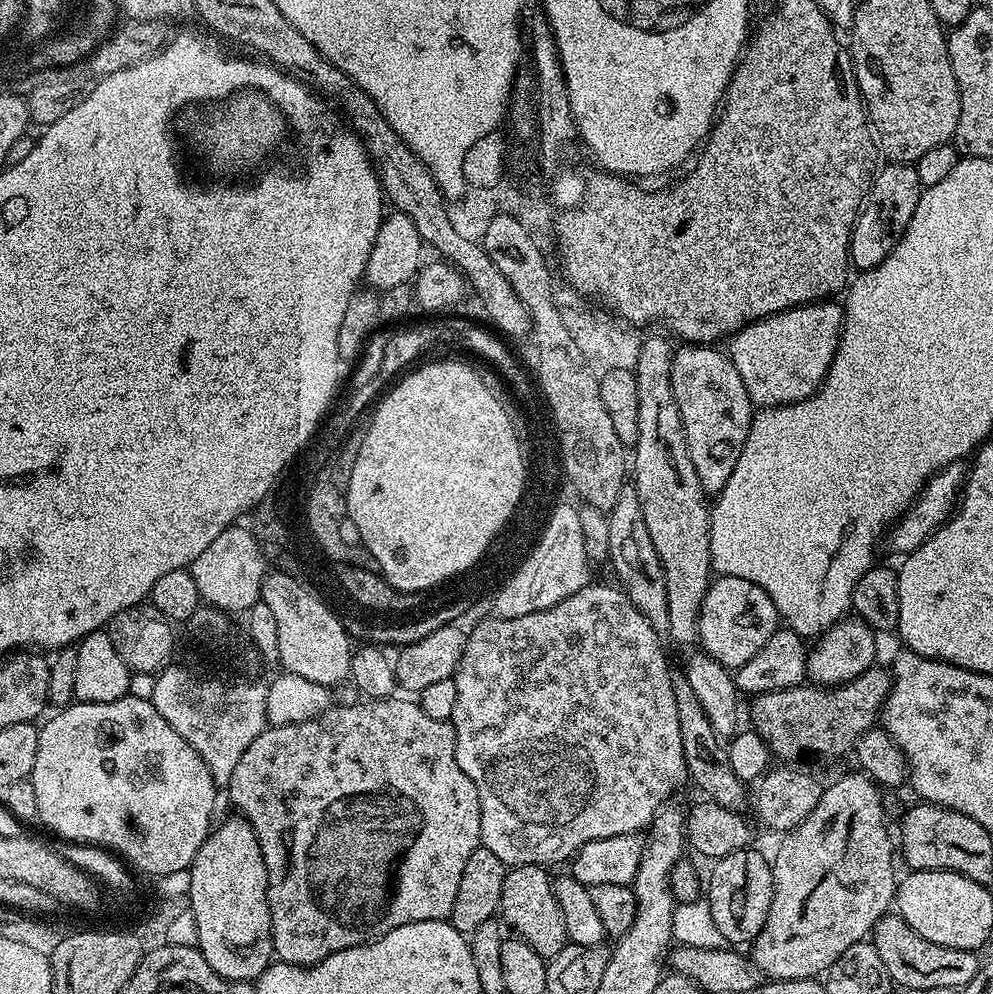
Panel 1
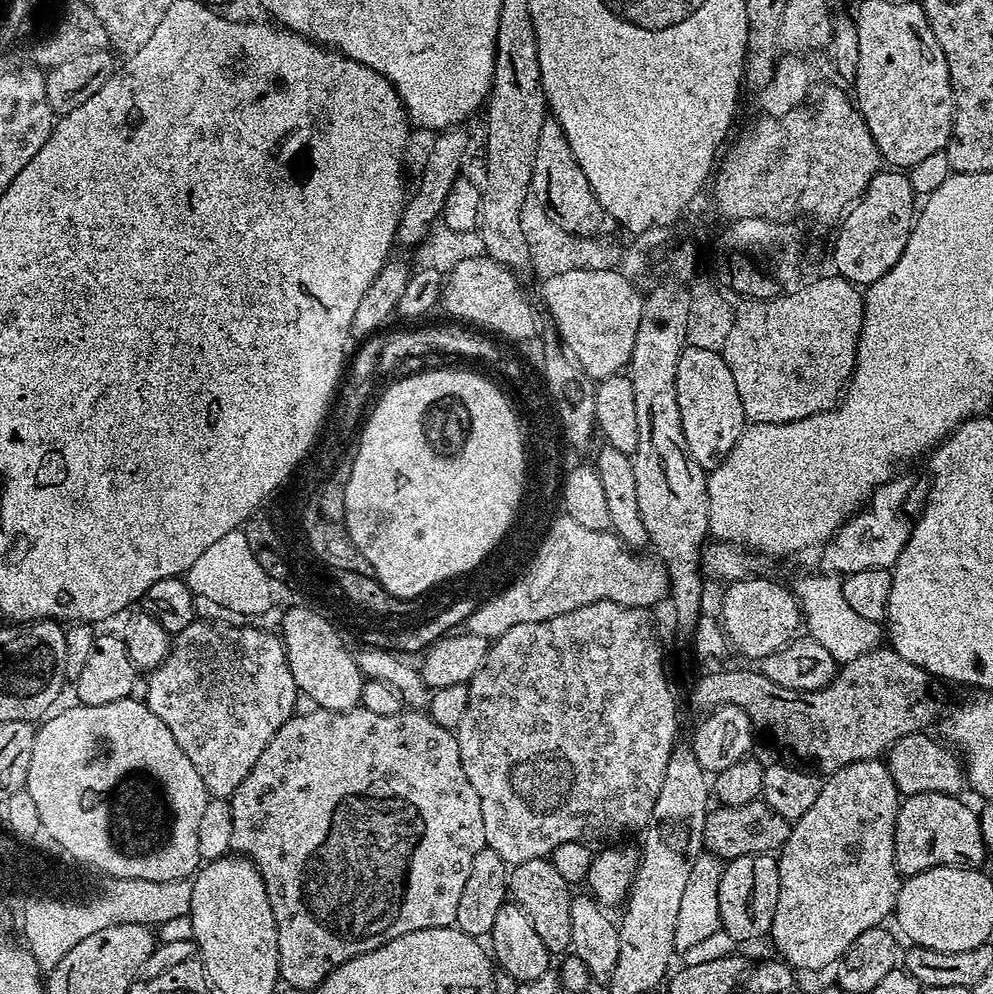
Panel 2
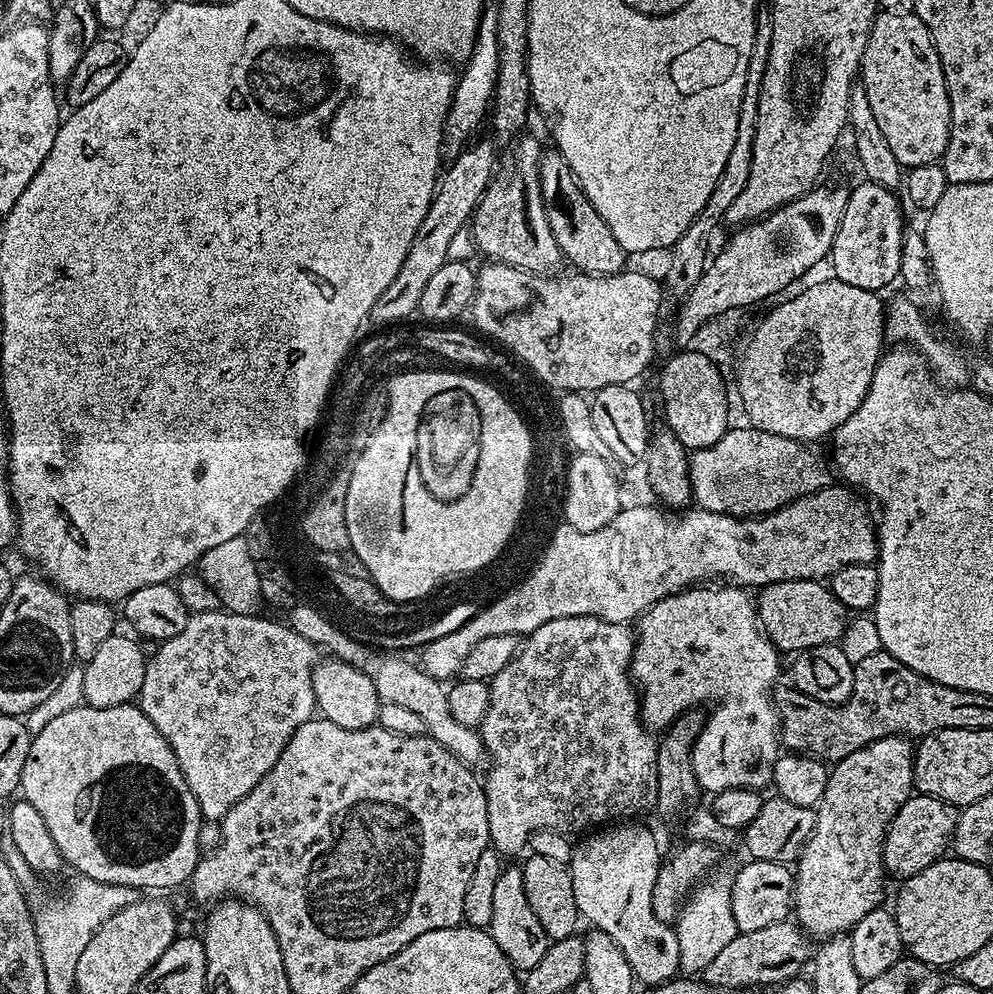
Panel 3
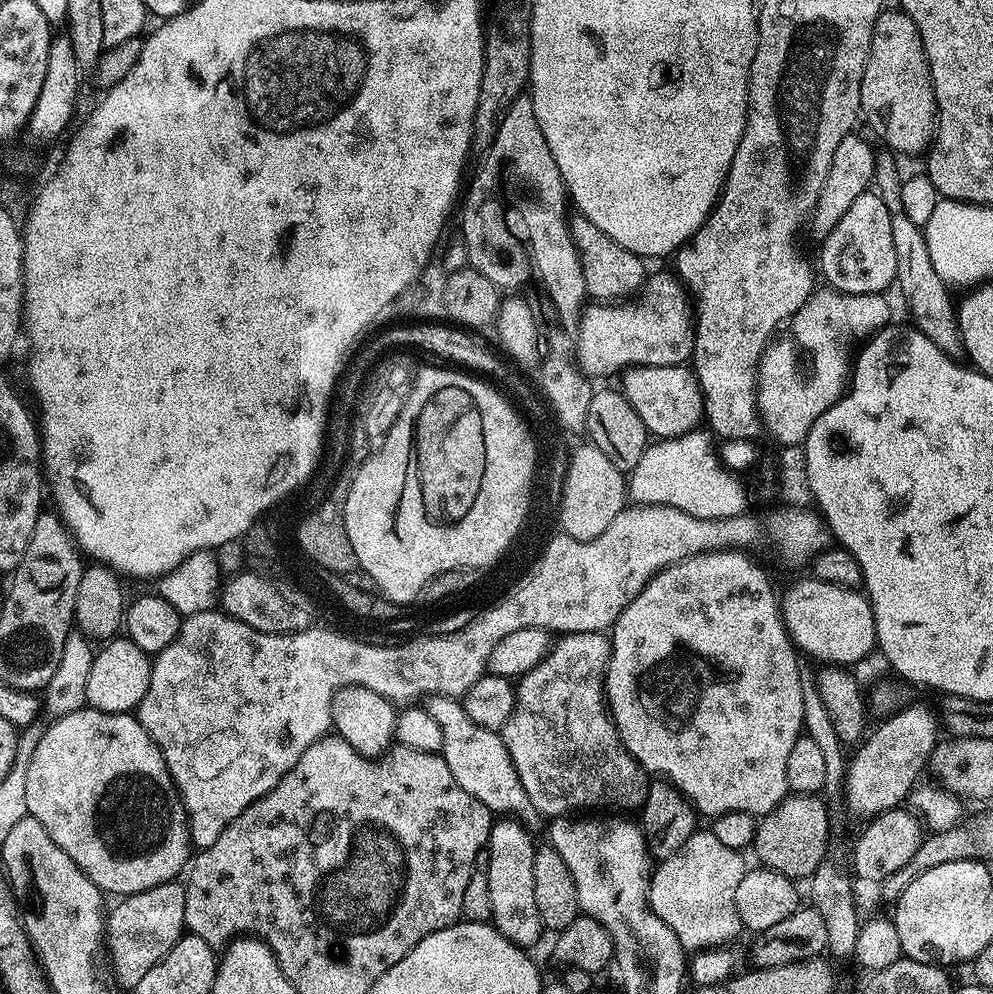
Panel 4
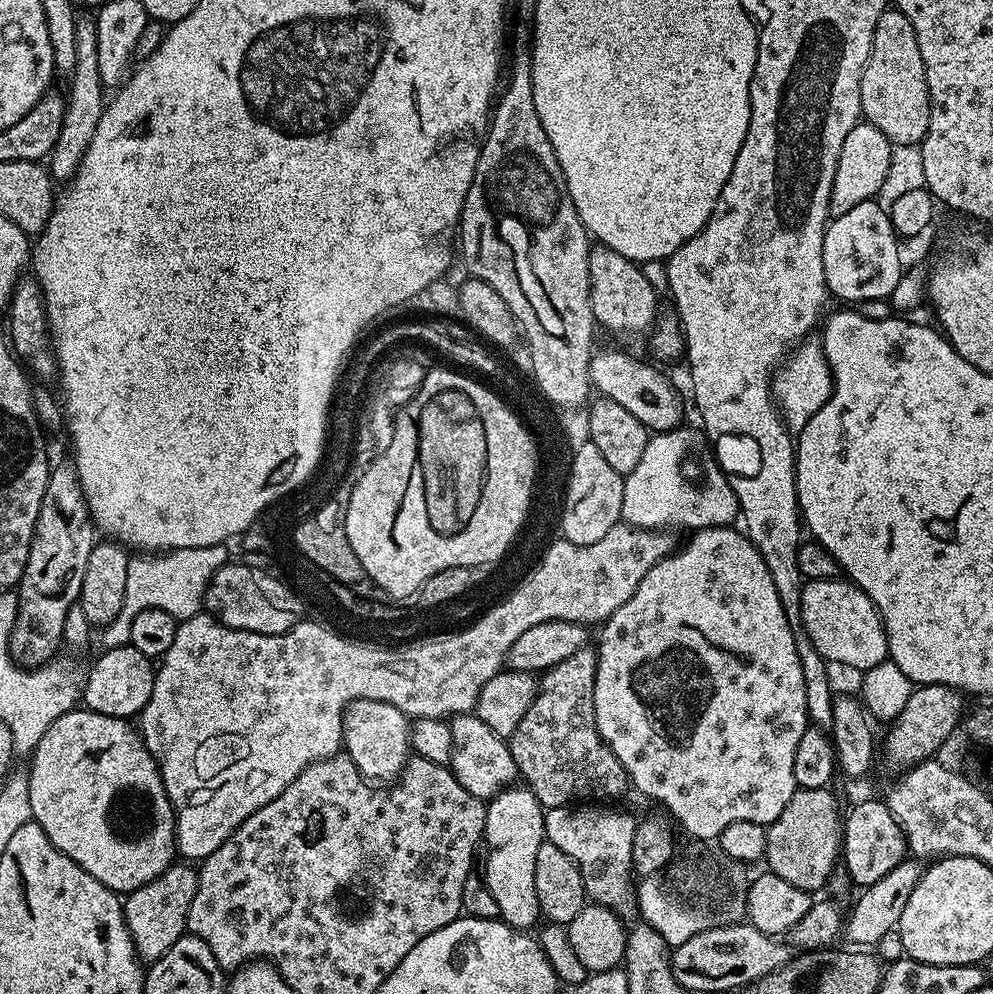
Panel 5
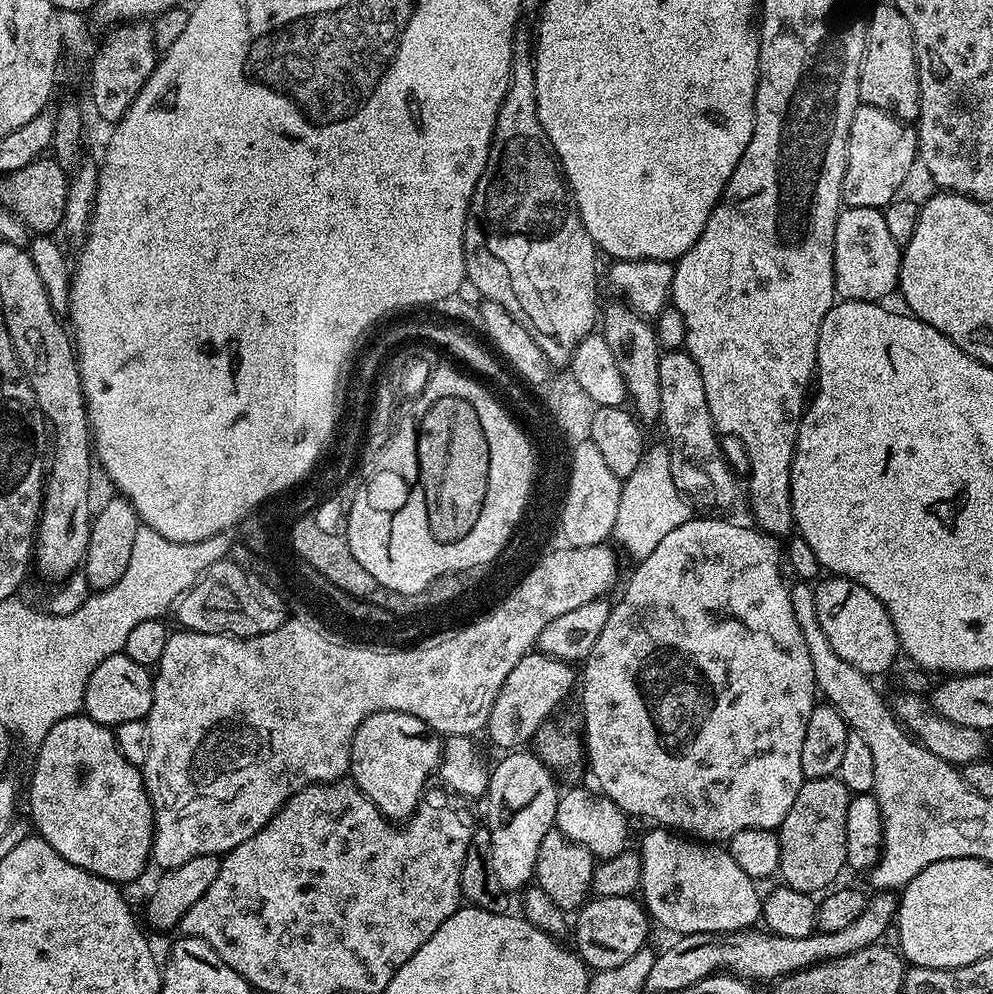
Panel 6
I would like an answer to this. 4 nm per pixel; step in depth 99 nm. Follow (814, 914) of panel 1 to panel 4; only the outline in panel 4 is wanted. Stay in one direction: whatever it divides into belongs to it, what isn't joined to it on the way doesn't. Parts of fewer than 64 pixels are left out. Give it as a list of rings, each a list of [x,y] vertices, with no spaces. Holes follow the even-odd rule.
[[[922,704],[901,707],[885,720],[888,721],[878,725],[873,732],[871,729],[867,739],[853,751],[857,752],[848,764],[842,795],[847,811],[856,816],[871,818],[901,807],[917,787],[916,779],[923,768],[925,771],[938,743],[937,717],[933,709],[931,712]]]

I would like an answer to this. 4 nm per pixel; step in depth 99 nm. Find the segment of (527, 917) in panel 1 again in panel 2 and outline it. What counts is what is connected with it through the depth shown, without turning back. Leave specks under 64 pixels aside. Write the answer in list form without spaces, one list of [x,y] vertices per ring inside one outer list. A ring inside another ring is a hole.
[[[541,858],[515,865],[508,874],[508,891],[511,899],[522,910],[522,914],[530,918],[530,926],[534,926],[538,938],[546,942],[549,952],[564,954],[571,949],[570,906],[573,893],[566,878],[562,878],[562,874],[554,870],[551,859]]]

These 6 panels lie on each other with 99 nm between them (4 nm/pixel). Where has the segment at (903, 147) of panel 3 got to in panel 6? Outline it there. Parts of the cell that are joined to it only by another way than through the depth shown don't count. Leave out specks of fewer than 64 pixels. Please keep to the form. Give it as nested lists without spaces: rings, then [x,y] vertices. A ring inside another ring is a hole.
[[[895,3],[880,4],[866,20],[864,61],[860,67],[860,99],[878,110],[886,110],[897,120],[920,119],[920,87],[916,43],[910,22],[896,9]]]

